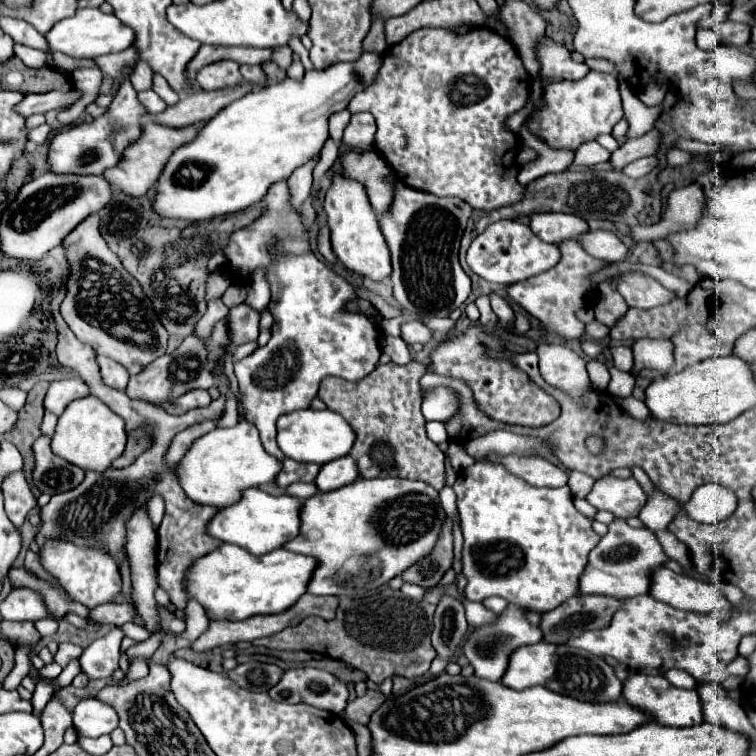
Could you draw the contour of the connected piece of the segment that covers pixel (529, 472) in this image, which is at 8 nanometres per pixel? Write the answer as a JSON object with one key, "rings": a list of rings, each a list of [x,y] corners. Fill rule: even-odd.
{"rings":[[[489,455],[491,461],[503,463],[511,473],[525,479],[533,487],[563,487],[569,481],[569,473],[541,457],[517,457],[517,455]]]}

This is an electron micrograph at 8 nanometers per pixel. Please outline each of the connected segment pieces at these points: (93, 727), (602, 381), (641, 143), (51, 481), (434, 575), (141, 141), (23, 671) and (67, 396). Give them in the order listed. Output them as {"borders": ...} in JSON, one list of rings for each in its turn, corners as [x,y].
{"borders":[[[[89,697],[83,699],[73,711],[73,727],[81,737],[101,737],[119,725],[119,715],[111,705]]],[[[589,361],[589,363],[587,363],[587,371],[589,371],[591,381],[593,381],[595,387],[601,387],[601,389],[607,387],[607,383],[609,383],[609,373],[607,373],[605,365],[601,365],[601,363],[597,363],[597,361]]],[[[653,129],[653,131],[649,131],[649,133],[643,135],[643,137],[627,139],[617,151],[611,153],[609,163],[613,165],[613,169],[619,171],[619,169],[623,169],[625,165],[629,165],[629,163],[635,161],[635,159],[655,155],[657,145],[659,145],[659,133]]],[[[39,437],[33,445],[35,453],[35,469],[33,469],[33,485],[41,493],[65,493],[69,489],[75,489],[77,485],[83,483],[85,471],[69,465],[61,457],[53,455],[49,449],[49,439]]],[[[445,517],[435,549],[431,549],[431,553],[423,557],[423,561],[417,561],[415,565],[411,565],[411,569],[403,571],[401,577],[403,581],[415,583],[427,589],[441,581],[445,571],[451,567],[451,563],[453,563],[453,523],[449,517]]],[[[143,121],[141,137],[137,137],[135,141],[131,141],[131,145],[127,145],[127,149],[123,149],[123,161],[119,161],[119,165],[115,165],[115,169],[105,169],[103,177],[107,177],[107,181],[111,181],[111,185],[115,185],[119,191],[123,191],[129,197],[145,195],[151,189],[151,185],[157,181],[169,155],[179,145],[191,141],[195,137],[195,129],[197,129],[197,125],[191,125],[185,129],[169,129],[169,127],[157,125],[153,121]]],[[[20,647],[15,651],[15,666],[9,673],[9,677],[3,681],[5,689],[17,689],[17,685],[21,683],[21,679],[29,673],[29,647]]],[[[79,377],[63,379],[63,381],[55,381],[49,387],[43,405],[45,405],[45,411],[55,413],[59,417],[71,401],[81,399],[85,395],[89,395],[89,389],[87,389],[87,385]]]]}

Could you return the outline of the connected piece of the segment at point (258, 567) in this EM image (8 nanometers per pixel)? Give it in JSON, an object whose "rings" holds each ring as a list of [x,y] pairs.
{"rings":[[[223,543],[219,549],[193,561],[185,573],[185,591],[195,599],[211,621],[237,621],[257,615],[257,611],[287,611],[307,589],[315,559],[285,549],[275,549],[255,557],[237,545]]]}

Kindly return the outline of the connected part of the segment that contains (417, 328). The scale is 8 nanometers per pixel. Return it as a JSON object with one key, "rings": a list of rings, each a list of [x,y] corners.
{"rings":[[[409,321],[401,325],[401,337],[405,343],[415,345],[415,343],[427,343],[433,339],[433,331],[429,327],[425,327],[419,321]]]}

